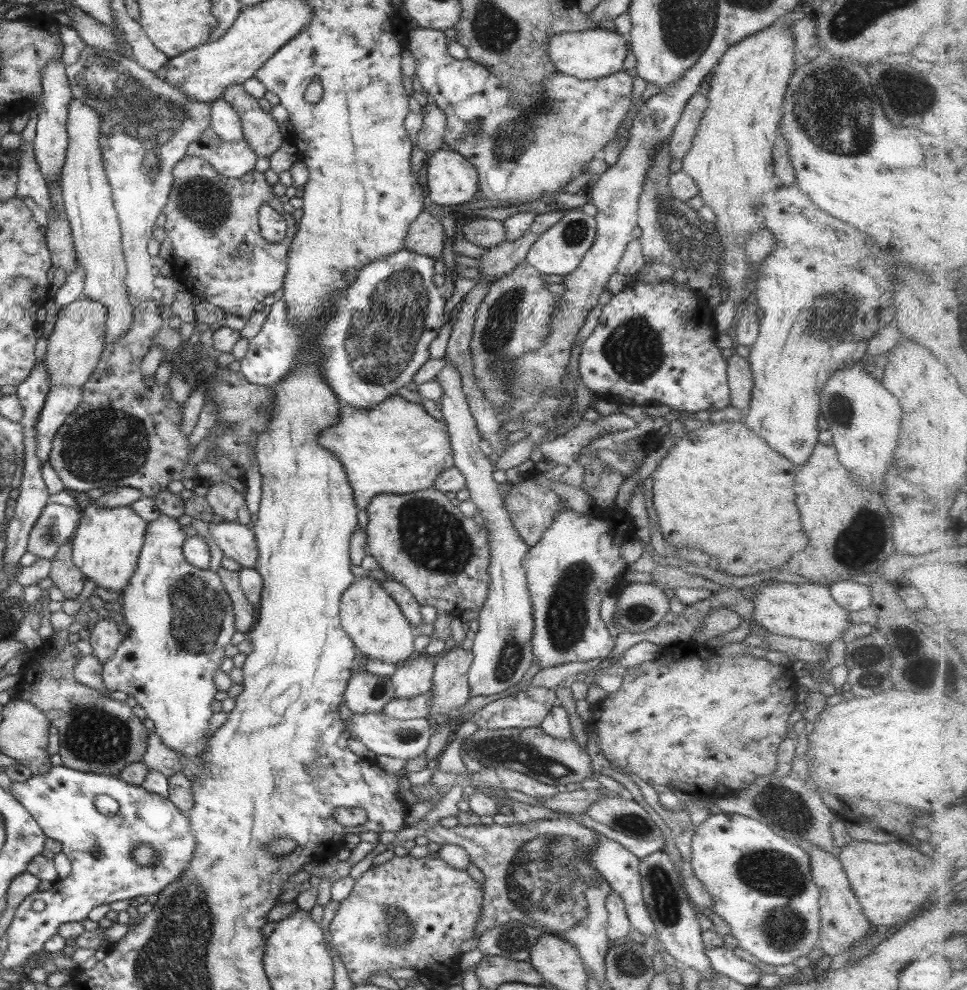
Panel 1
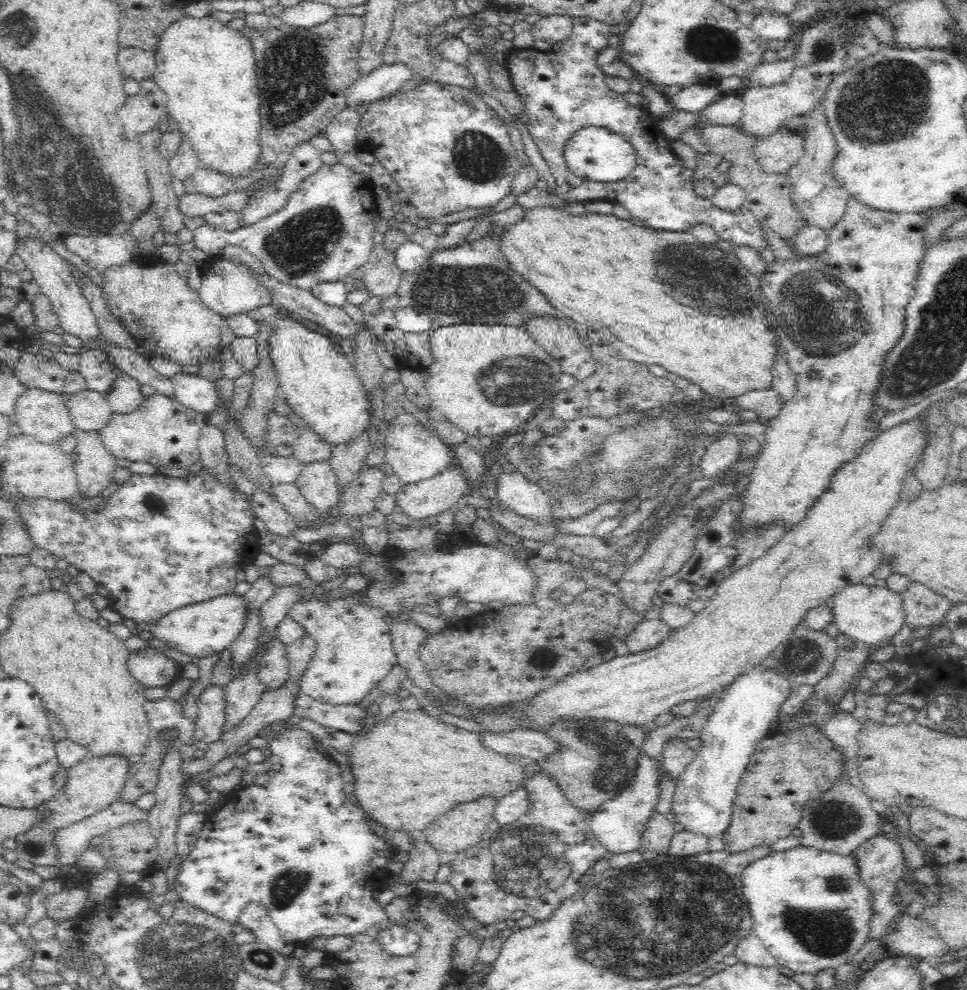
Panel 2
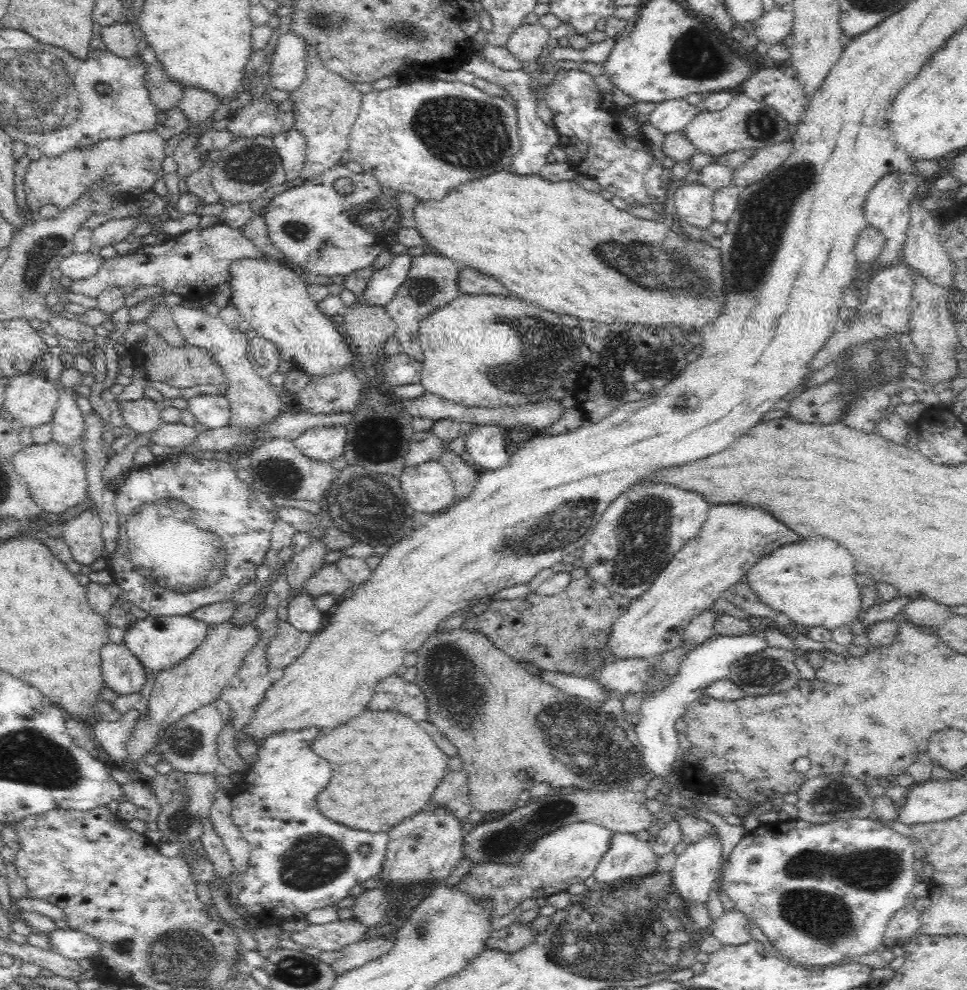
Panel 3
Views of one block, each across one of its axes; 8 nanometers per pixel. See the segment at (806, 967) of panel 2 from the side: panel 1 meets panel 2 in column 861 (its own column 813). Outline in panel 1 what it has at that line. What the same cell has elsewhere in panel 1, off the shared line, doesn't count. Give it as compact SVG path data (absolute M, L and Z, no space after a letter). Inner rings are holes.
M714 811L701 825L697 828L690 828L686 835L690 845L690 867L693 874L699 879L699 882L705 887L713 904L712 911L727 922L730 928L729 935L735 938L737 946L746 950L755 956L758 961L765 962L771 966L783 966L792 964L793 960L799 956L806 956L807 952L817 946L817 934L819 934L819 891L816 890L815 884L811 882L811 873L809 873L809 857L803 852L797 844L776 836L765 824L757 820L746 818L737 814L720 813Z

